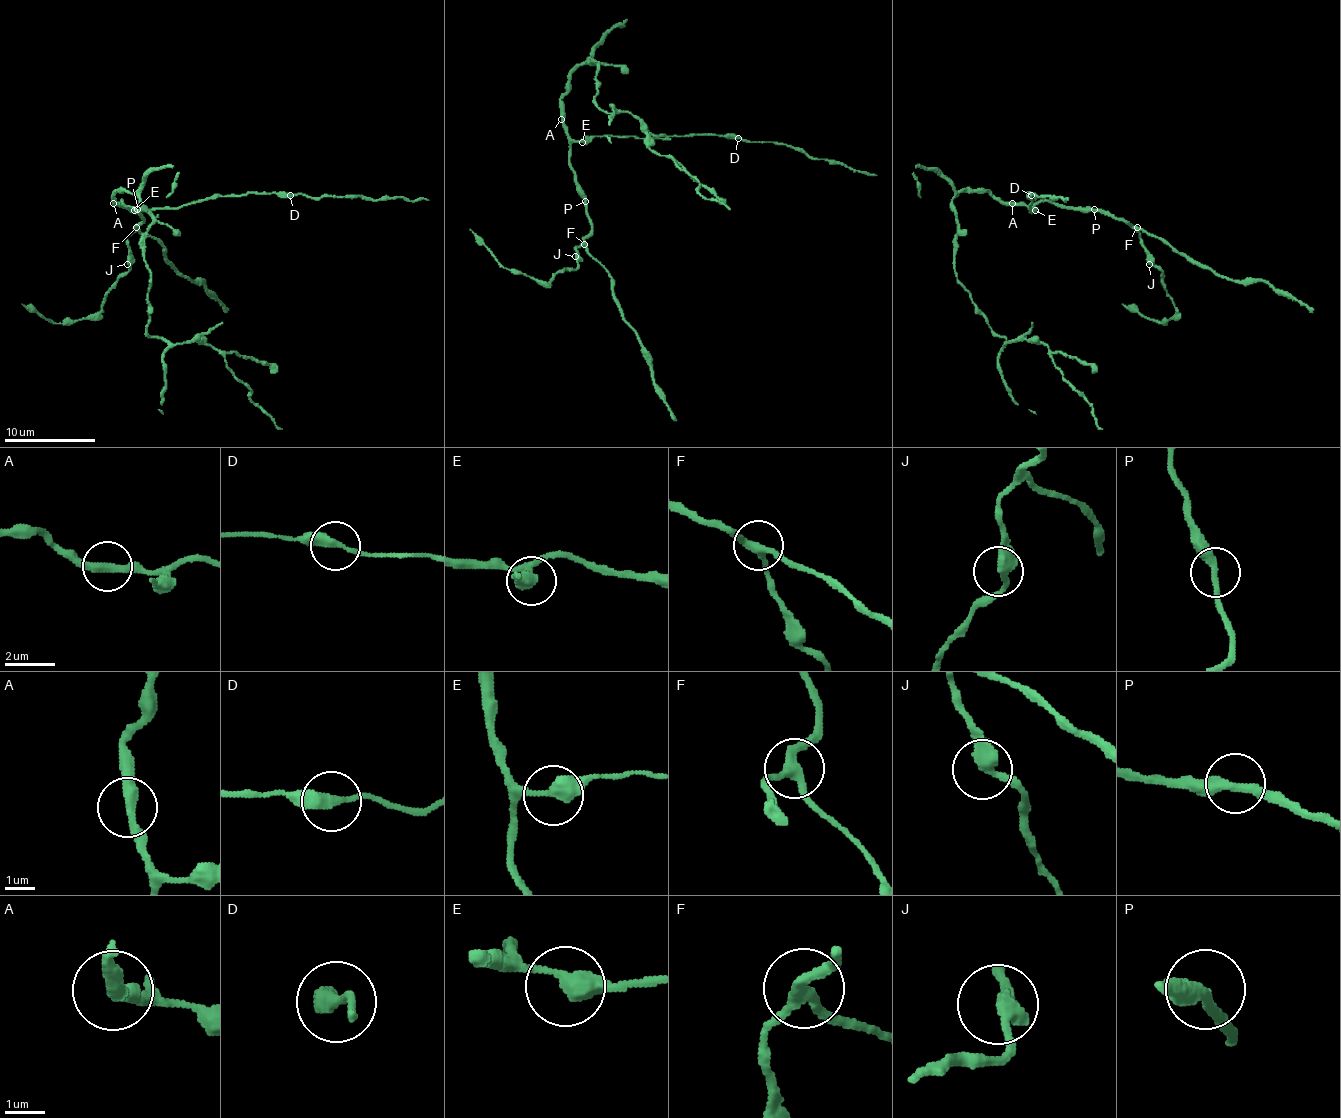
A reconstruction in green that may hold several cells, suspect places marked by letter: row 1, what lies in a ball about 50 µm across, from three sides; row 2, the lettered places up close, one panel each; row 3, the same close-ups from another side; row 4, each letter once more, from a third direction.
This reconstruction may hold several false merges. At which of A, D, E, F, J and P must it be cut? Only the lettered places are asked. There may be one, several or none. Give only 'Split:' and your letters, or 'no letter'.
Split: no letter

